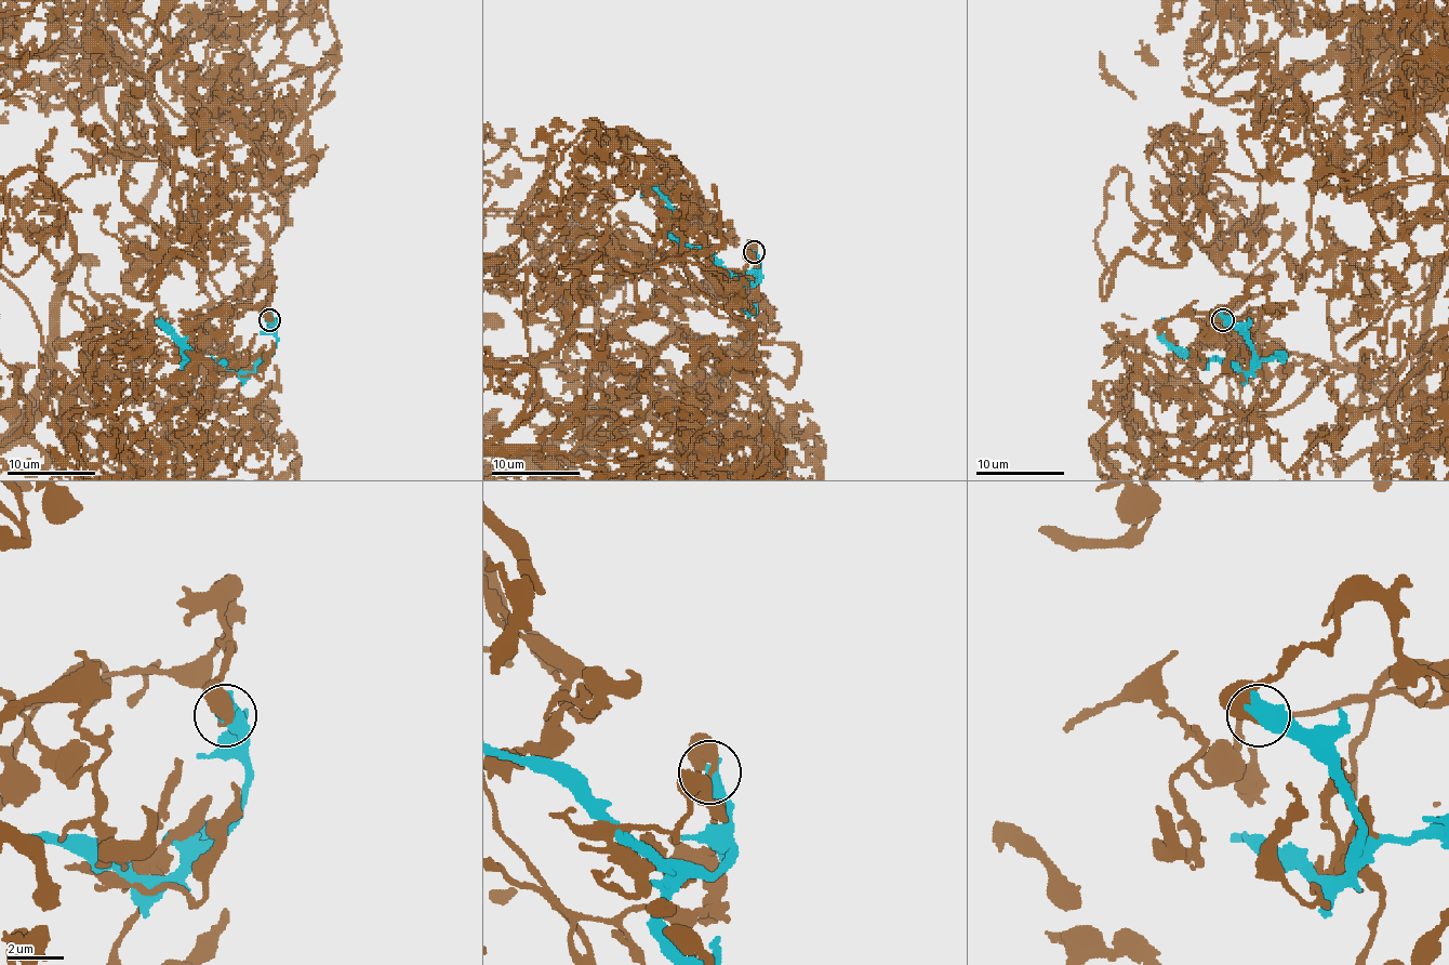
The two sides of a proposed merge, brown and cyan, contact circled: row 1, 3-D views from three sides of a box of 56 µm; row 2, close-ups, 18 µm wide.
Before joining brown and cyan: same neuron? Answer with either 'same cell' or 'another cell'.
another cell

